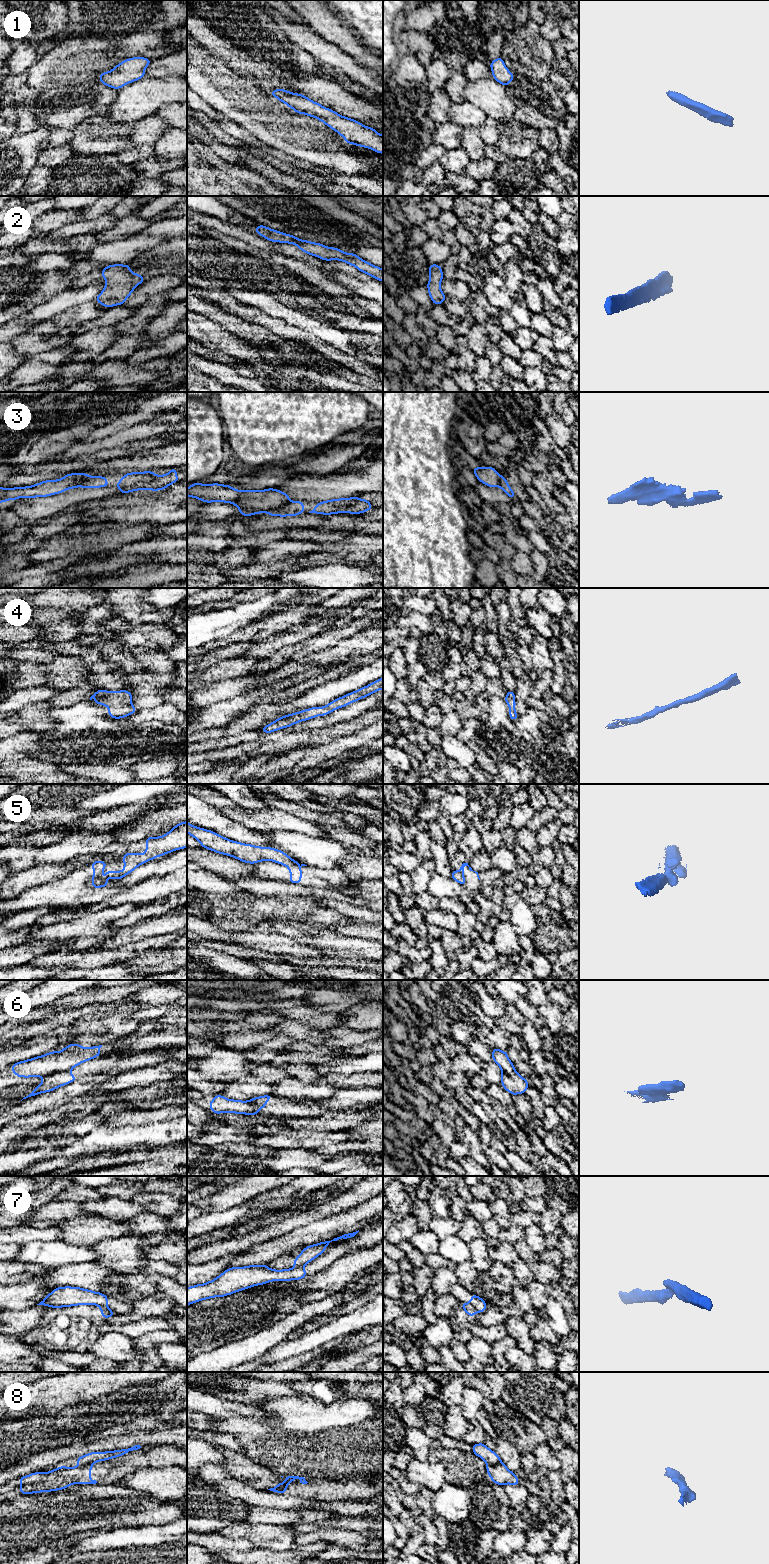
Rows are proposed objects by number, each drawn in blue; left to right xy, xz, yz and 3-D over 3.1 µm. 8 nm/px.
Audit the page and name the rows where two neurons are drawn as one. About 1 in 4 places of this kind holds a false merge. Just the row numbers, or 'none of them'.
3, 6, 7, 8

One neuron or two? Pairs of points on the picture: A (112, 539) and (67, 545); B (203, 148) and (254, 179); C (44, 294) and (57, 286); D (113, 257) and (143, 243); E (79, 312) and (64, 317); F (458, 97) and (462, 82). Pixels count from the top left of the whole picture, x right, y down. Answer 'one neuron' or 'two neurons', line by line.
A: one neuron
B: one neuron
C: one neuron
D: one neuron
E: one neuron
F: one neuron

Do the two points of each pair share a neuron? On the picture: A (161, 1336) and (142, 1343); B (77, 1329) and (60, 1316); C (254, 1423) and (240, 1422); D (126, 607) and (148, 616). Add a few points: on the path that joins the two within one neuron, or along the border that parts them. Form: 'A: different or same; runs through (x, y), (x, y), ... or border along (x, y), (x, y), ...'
A: same; runs through (156, 1337), (147, 1343)
B: same; runs through (73, 1328), (64, 1320)
C: same; runs through (251, 1423), (243, 1423)
D: same; runs through (131, 611), (143, 616)

